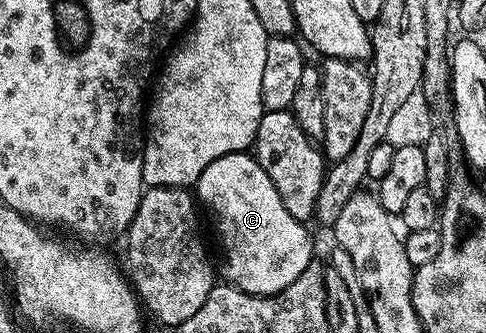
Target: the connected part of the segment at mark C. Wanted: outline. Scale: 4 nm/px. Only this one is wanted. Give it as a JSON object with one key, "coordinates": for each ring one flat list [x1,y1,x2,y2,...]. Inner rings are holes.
{"coordinates":[[234,152,209,162,193,188,198,203,205,212,207,207,219,231,224,252,221,276,226,283,254,296,272,296,285,290,301,275,301,270,313,263,308,225,285,210,277,186,269,182,269,174,261,170,254,155]]}

